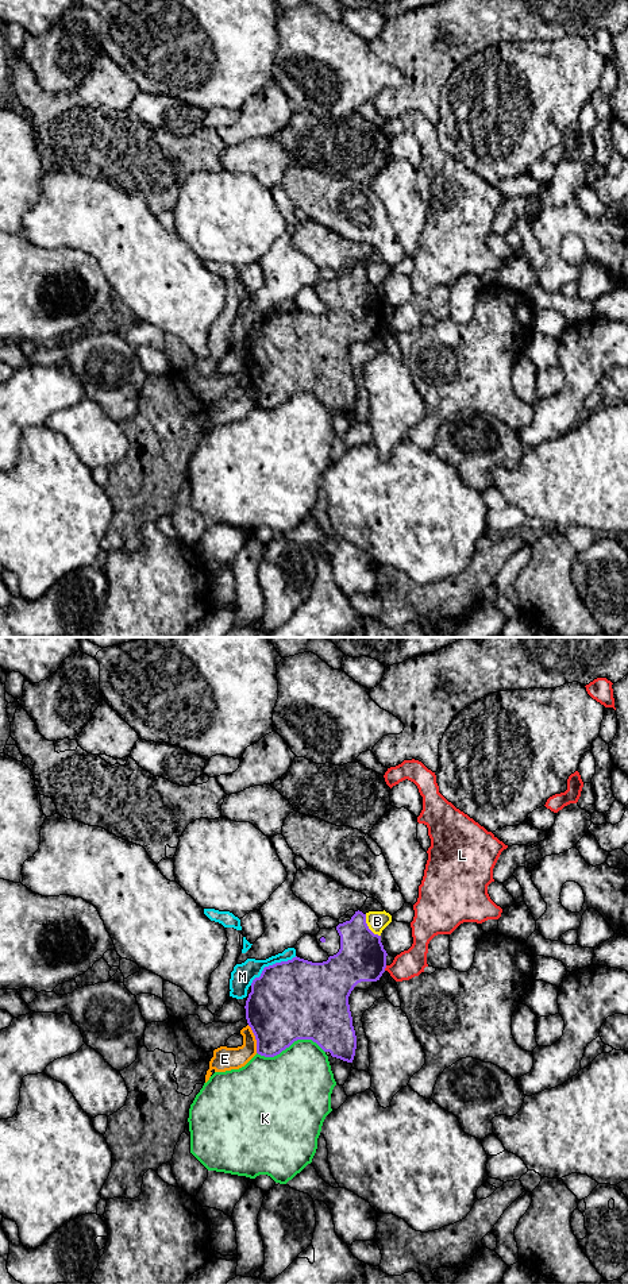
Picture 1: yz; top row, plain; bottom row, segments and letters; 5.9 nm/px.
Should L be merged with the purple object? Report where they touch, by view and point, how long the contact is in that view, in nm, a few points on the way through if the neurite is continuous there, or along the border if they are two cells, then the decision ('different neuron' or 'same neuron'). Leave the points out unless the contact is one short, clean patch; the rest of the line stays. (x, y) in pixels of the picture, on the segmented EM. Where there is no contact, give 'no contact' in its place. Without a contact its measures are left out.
yz (385, 967) | 40 nm | along yz (386, 966), (384, 970) | different neuron

